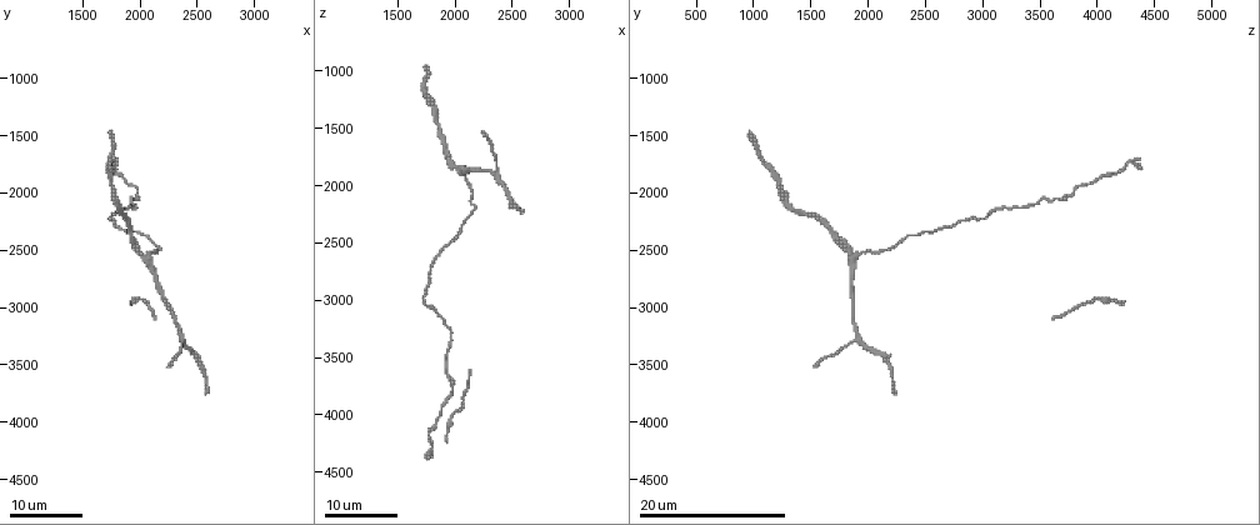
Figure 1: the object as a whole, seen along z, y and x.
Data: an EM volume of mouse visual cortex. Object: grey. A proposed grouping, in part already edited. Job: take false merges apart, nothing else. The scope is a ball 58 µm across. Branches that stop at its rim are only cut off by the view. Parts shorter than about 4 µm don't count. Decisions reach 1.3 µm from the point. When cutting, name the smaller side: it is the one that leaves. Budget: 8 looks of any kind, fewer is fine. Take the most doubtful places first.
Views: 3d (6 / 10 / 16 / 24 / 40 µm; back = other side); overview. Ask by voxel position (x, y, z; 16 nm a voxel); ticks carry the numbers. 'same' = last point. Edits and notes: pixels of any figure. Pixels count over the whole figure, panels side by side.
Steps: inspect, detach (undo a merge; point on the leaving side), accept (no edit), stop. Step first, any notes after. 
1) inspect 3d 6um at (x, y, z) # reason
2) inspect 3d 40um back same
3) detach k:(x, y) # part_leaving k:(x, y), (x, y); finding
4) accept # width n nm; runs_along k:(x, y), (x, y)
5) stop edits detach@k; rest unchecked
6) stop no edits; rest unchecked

inspect 3d 24um at (2360, 3300, 1920) # three-way junction

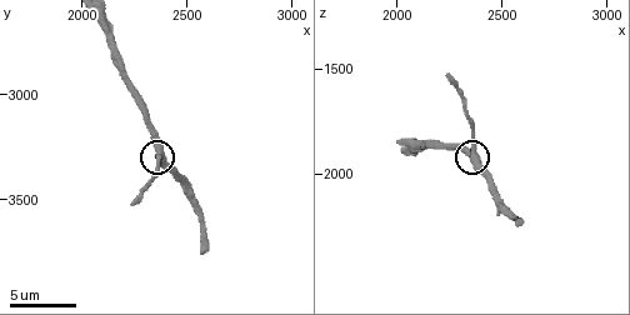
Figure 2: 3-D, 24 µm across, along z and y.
inspect 3d 10um same

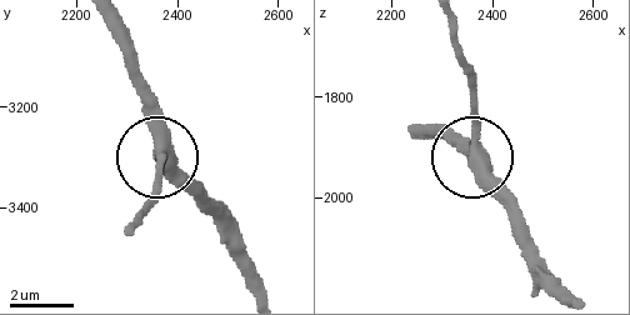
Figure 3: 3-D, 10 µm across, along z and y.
accept # side_arm 8 um; runs_along 3:(413, 128), (436, 130), (469, 160), (474, 74); continuous, no second cell

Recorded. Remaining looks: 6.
inspect 3d 16um at (2020, 2560, 1860)

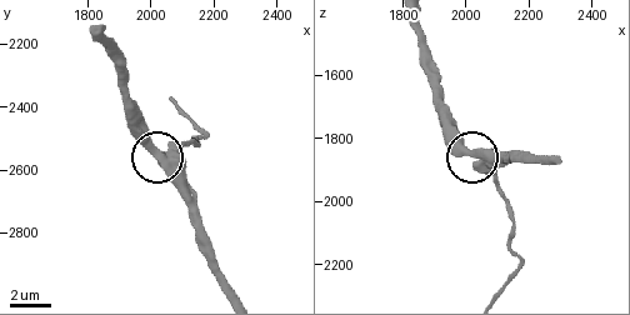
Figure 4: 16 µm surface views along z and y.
inspect 3d 10um at (2040, 2560, 1840) # zoom in

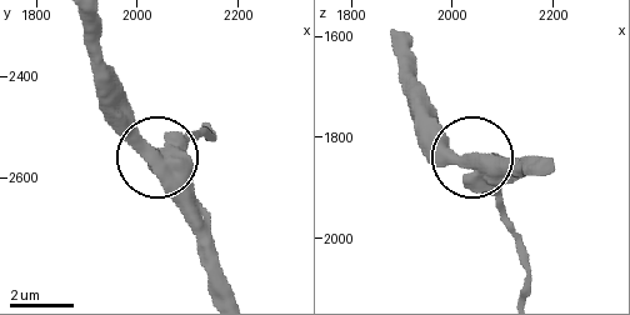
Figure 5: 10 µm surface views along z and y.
inspect 3d 6um at (2030, 2560, 1840)

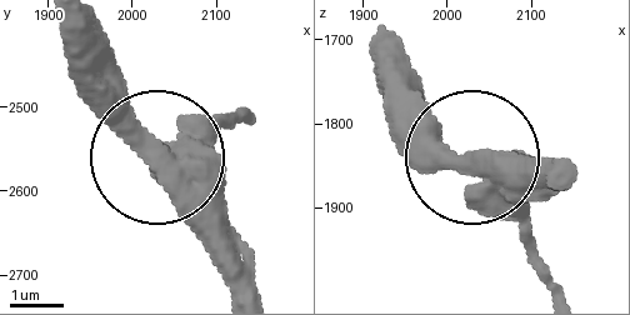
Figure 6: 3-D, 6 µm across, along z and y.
accept # width 480 nm; runs_along 6:(249, 119), (218, 123), (155, 173), (245, 275); continuous, no second cell

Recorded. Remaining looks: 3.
inspect 3d 16um at (1980, 2040, 3740)

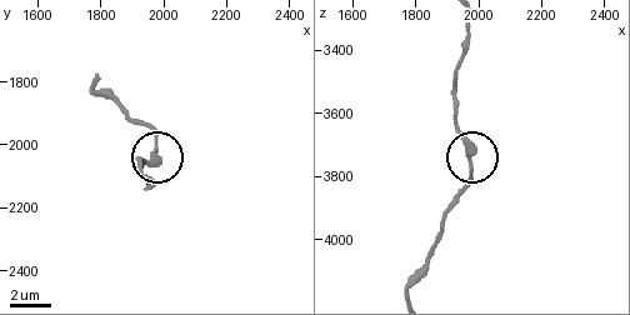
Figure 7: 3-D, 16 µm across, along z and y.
inspect 3d 6um at (1980, 2050, 3730) # zoom in

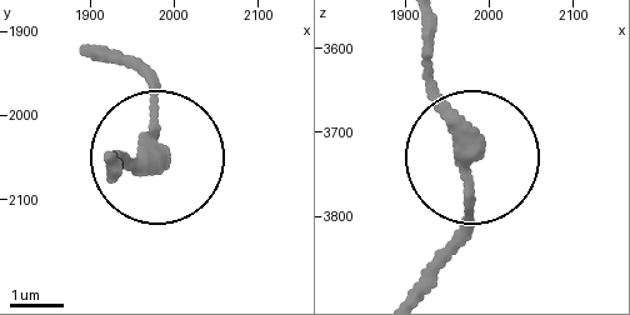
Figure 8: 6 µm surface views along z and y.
accept # all the same cell

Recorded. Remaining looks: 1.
stop no edits; rest unchecked

